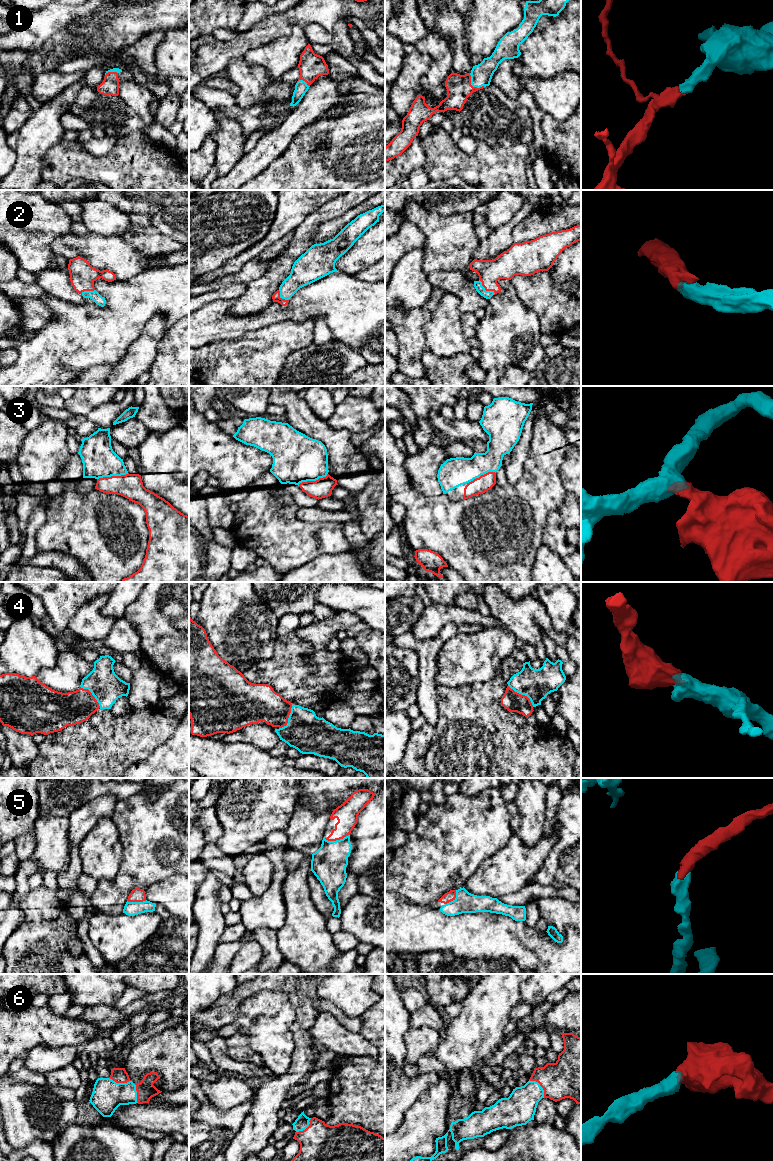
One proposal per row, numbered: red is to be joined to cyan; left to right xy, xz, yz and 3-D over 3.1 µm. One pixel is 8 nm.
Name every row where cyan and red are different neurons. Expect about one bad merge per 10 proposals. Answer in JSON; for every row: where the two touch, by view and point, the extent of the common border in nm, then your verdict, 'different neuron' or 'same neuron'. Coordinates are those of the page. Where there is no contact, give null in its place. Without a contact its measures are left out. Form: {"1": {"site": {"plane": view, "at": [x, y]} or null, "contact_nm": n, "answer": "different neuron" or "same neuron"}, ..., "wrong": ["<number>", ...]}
{"1": {"site": {"plane": "yz", "at": [472, 85]}, "contact_nm": 170, "answer": "same neuron"}, "2": {"site": {"plane": "yz", "at": [484, 289]}, "contact_nm": 180, "answer": "same neuron"}, "3": {"site": {"plane": "xy", "at": [112, 475]}, "contact_nm": 260, "answer": "same neuron"}, "4": {"site": {"plane": "yz", "at": [522, 694]}, "contact_nm": 260, "answer": "same neuron"}, "5": {"site": {"plane": "xz", "at": [336, 840]}, "contact_nm": 220, "answer": "same neuron"}, "6": {"site": {"plane": "yz", "at": [540, 1086]}, "contact_nm": 200, "answer": "same neuron"}, "wrong": []}

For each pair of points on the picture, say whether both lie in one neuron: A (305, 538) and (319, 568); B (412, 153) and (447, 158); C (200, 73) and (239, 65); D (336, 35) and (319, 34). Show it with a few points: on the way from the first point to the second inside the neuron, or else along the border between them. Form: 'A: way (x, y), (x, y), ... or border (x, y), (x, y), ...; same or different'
A: border (338, 553), (322, 554), (294, 569); different
B: border (420, 140), (425, 157), (423, 168); different
C: border (243, 56), (233, 58), (225, 69); different
D: way (332, 35), (323, 35); same

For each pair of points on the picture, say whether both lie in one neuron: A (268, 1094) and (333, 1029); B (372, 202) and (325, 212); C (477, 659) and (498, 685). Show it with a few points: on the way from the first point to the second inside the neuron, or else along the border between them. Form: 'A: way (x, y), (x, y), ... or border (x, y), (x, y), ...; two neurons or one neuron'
A: border (307, 1030), (311, 1035); two neurons
B: border (365, 200), (334, 217); two neurons
C: border (497, 673), (486, 681), (469, 684); two neurons

